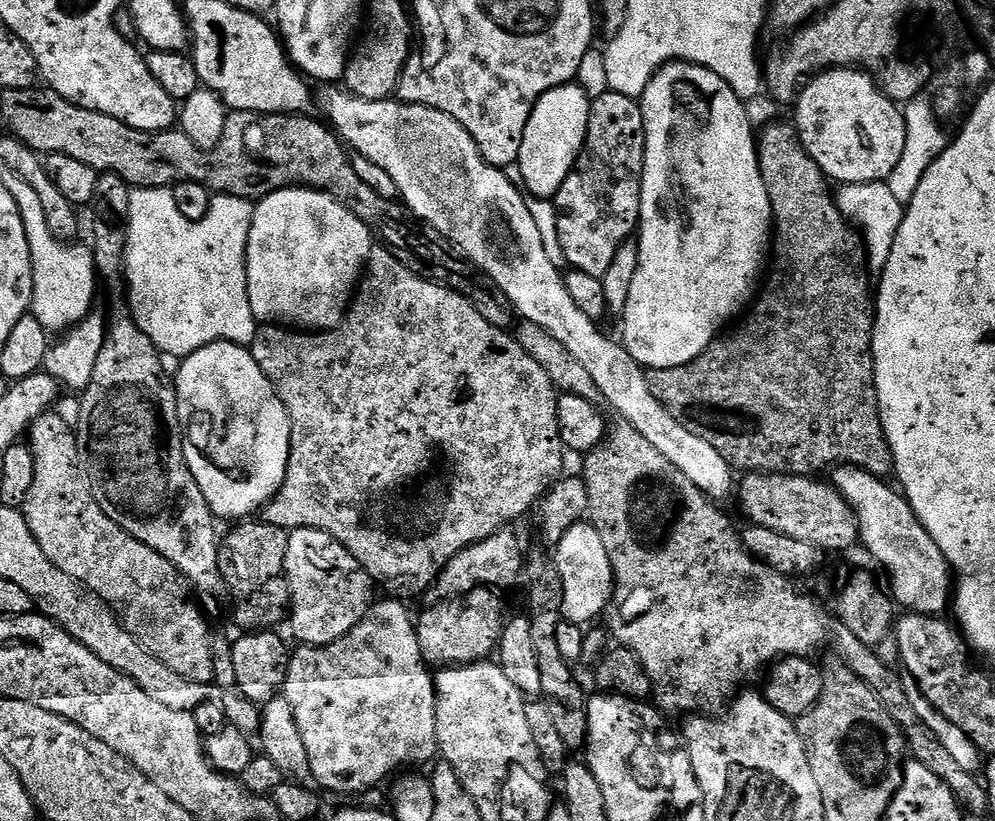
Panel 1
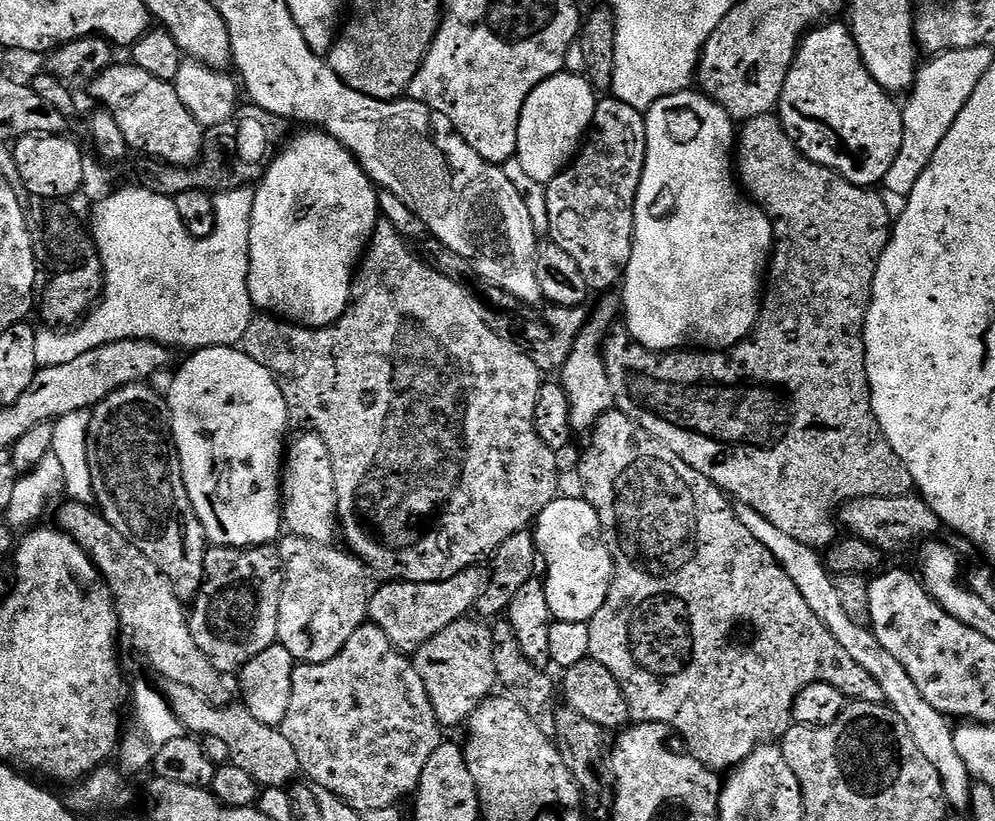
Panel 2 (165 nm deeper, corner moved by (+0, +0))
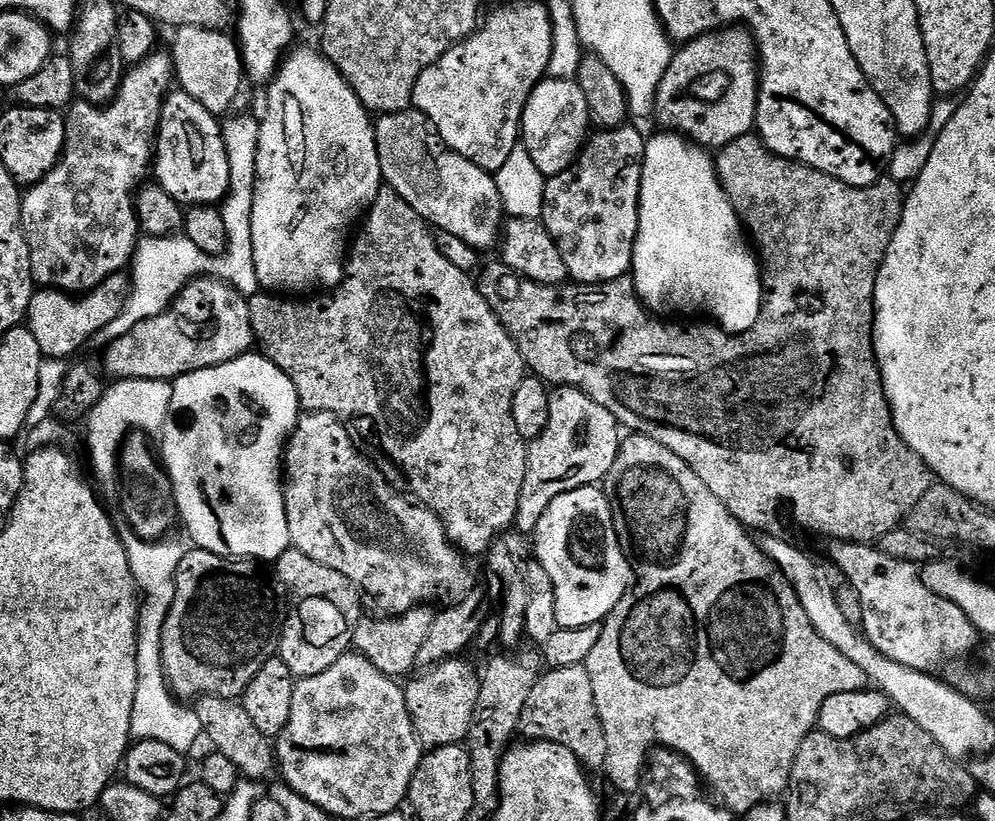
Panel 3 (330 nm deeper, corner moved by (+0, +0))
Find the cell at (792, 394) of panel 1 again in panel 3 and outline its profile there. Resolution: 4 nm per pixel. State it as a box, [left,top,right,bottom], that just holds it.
[478,134,934,545]

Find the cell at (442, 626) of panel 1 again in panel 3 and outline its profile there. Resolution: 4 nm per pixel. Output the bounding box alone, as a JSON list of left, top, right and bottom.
[404,658,480,750]

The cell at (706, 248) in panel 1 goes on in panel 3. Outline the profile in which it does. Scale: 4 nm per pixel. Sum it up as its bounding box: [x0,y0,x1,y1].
[630,130,764,334]

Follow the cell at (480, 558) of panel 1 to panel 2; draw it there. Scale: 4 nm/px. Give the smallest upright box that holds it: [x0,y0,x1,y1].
[367,567,486,654]

